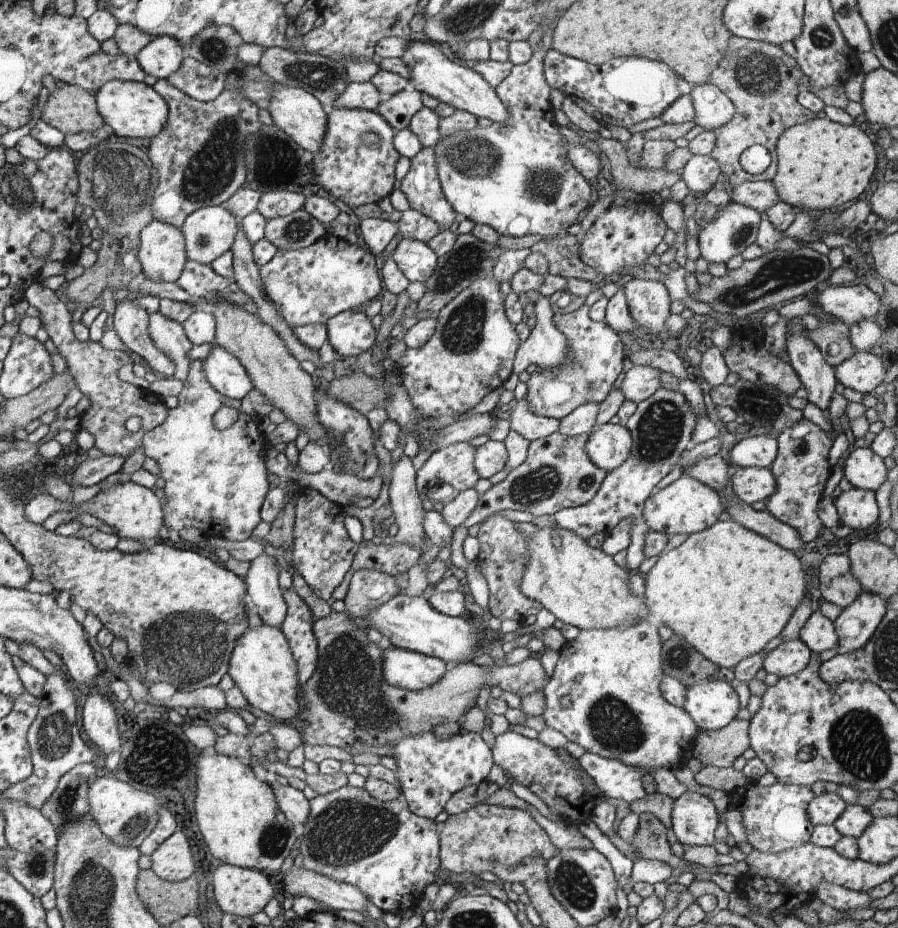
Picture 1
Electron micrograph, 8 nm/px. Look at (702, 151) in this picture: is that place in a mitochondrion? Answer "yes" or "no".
no

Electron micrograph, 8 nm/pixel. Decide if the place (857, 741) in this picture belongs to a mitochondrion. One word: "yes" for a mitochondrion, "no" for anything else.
yes

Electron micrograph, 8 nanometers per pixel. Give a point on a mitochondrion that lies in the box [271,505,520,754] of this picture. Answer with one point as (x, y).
(347, 685)

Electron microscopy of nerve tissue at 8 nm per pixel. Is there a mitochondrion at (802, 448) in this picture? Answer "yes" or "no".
yes

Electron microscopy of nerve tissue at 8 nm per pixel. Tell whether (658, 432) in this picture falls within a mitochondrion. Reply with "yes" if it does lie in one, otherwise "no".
yes

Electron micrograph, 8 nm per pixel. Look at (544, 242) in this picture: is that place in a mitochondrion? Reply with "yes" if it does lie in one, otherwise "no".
no

